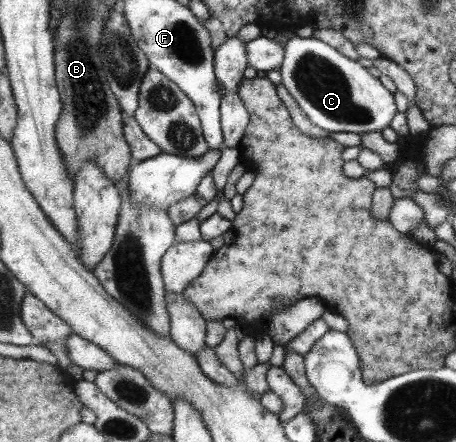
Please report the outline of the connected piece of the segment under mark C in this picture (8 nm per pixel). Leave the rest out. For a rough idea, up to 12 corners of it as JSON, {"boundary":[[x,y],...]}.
{"boundary":[[314,36],[283,46],[281,83],[326,132],[381,131],[395,95]]}

